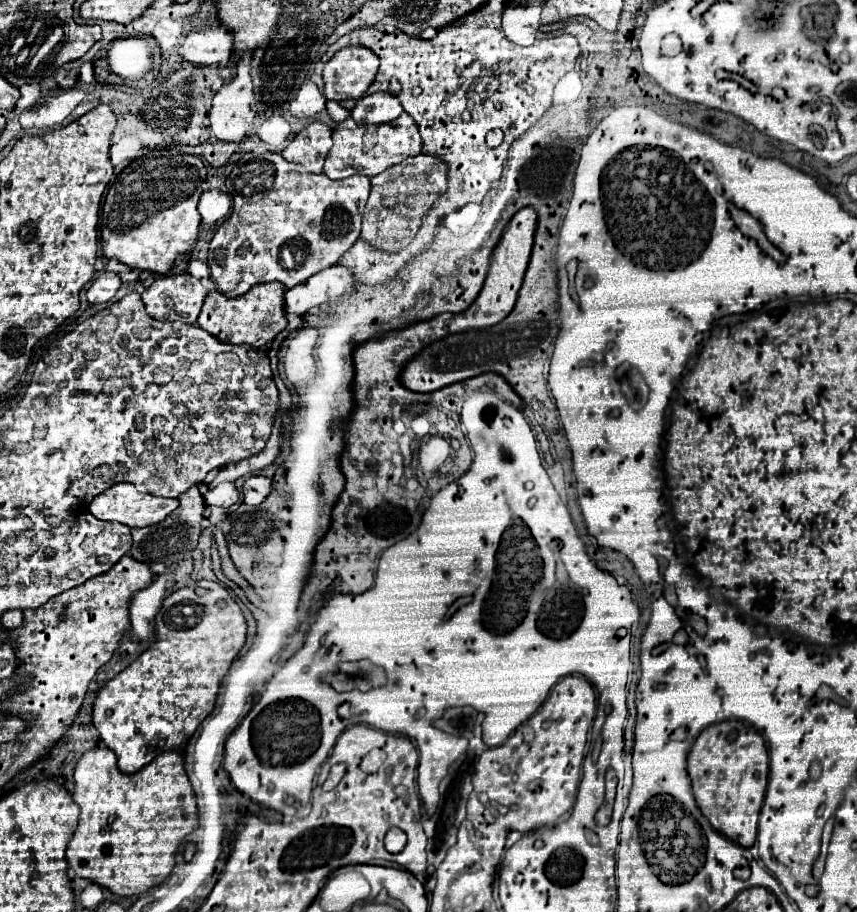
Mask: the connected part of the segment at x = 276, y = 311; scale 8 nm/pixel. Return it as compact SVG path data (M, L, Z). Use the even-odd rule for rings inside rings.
M279 282L253 286L241 298L225 298L221 292L213 290L205 298L197 324L209 334L213 334L215 338L219 338L221 342L249 344L255 348L263 348L287 326L287 318L283 310L283 294L285 294L285 288Z

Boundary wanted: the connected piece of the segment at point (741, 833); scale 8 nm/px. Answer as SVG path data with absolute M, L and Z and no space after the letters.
M725 720L705 728L695 740L689 760L695 800L711 826L739 846L751 848L769 778L769 752L761 734L743 720Z

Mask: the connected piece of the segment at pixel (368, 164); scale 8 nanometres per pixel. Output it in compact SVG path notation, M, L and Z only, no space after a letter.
M405 112L387 124L355 124L351 118L335 126L333 130L333 146L325 158L325 174L331 180L343 180L353 174L377 176L387 168L401 164L409 156L417 156L421 152L421 136L415 120Z

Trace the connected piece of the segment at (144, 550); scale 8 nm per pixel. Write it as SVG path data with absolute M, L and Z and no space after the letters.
M191 486L187 492L183 492L179 498L179 506L171 512L171 516L159 526L147 526L139 530L131 530L133 536L133 546L129 550L129 556L143 562L143 564L153 564L153 562L163 562L165 566L171 566L179 560L183 560L185 552L191 552L197 546L199 534L201 534L201 520L203 520L203 498L197 490L197 486Z

